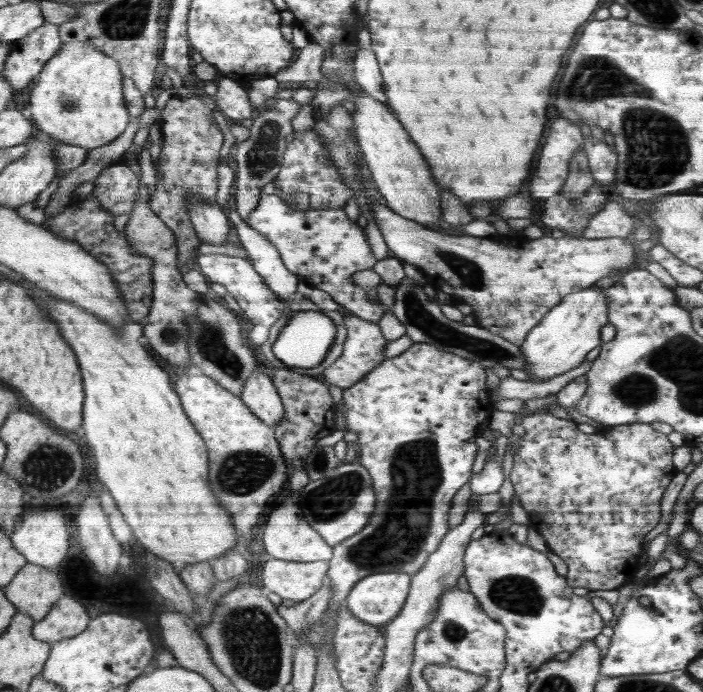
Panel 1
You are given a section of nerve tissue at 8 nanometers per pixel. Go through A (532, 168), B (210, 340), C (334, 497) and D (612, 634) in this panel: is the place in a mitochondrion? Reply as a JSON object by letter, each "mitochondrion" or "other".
{"A":"other","B":"mitochondrion","C":"mitochondrion","D":"other"}

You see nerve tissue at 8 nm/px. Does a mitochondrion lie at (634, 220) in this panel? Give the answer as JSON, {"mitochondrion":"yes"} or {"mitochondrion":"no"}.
{"mitochondrion":"no"}

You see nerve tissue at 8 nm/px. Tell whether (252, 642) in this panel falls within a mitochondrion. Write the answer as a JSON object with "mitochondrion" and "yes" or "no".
{"mitochondrion":"yes"}

